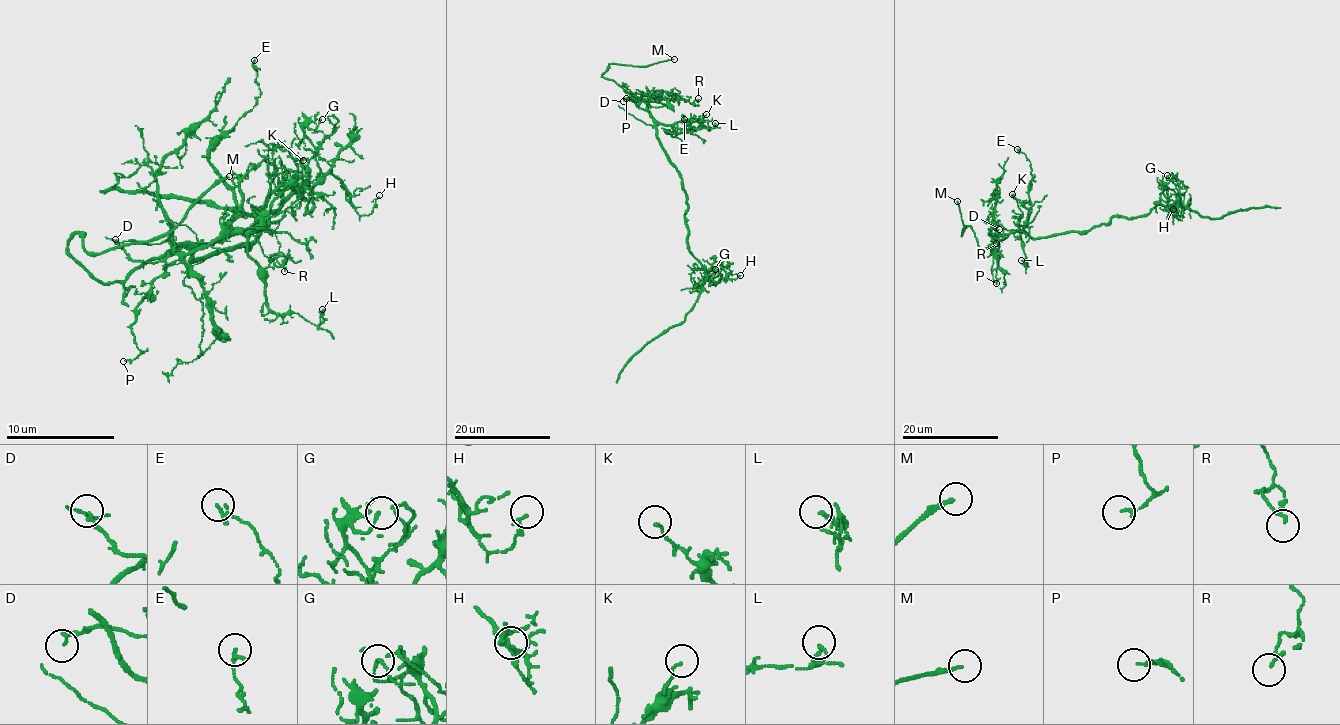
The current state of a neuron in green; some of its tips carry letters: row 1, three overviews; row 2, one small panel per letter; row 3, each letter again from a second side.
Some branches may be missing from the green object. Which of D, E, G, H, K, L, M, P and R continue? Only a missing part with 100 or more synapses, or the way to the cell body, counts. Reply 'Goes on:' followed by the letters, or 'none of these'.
Goes on: none of these

